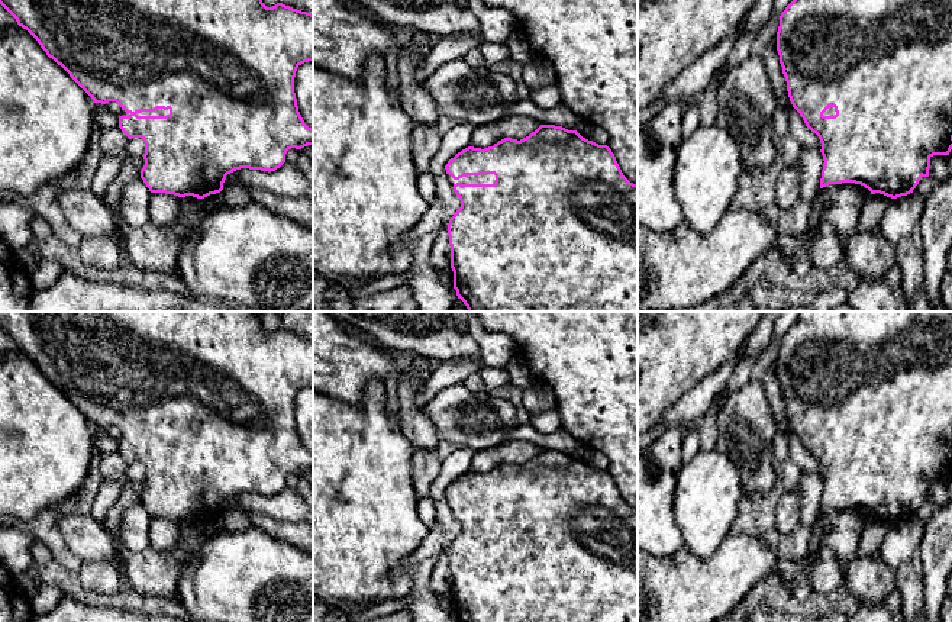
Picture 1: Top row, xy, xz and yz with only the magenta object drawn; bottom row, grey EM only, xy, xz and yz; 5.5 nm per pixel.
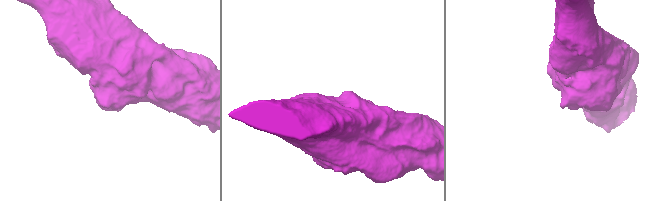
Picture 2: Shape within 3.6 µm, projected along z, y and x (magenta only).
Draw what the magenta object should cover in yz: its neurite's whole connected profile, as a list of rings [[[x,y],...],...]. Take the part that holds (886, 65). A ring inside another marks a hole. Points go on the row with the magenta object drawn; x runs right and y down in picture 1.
[[[793,0],[780,16],[777,51],[793,107],[822,142],[820,188],[855,183],[891,199],[913,193],[922,177],[929,177],[930,158],[952,149],[952,0]]]

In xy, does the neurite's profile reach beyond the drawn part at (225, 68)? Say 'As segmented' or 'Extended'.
Extended

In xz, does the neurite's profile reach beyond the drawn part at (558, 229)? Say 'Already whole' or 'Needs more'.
Needs more

